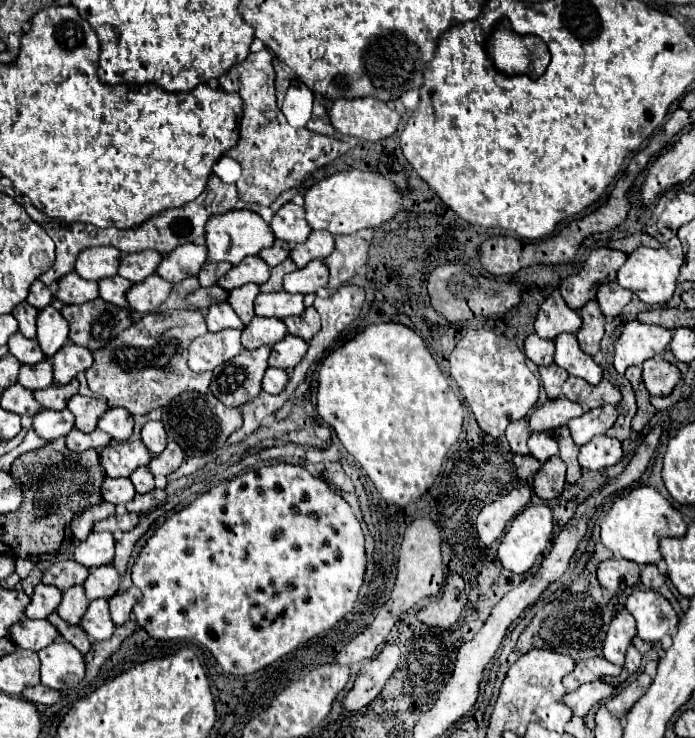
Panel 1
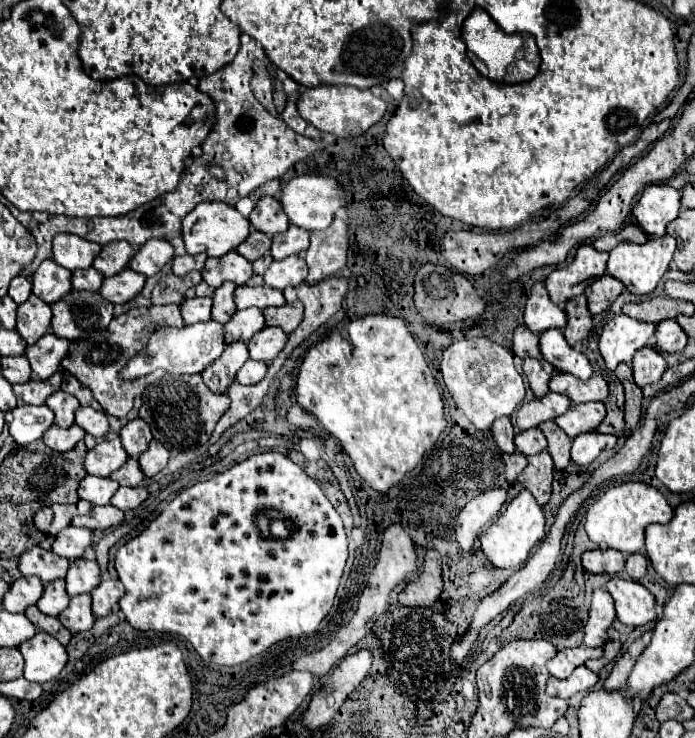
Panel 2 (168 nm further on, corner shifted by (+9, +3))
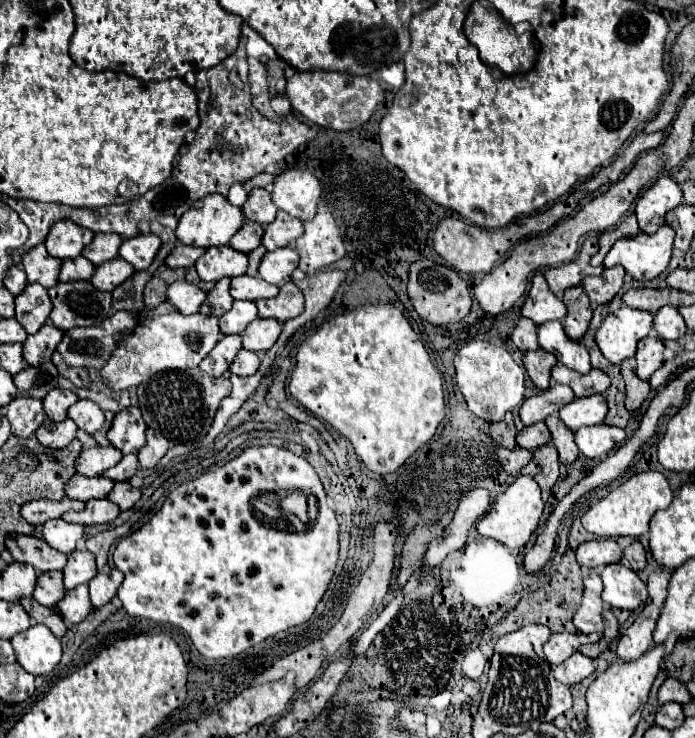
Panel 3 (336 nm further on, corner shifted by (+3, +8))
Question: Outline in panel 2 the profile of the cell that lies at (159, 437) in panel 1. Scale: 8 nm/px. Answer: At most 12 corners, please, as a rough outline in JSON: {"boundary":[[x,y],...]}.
{"boundary":[[143,419],[123,425],[119,437],[127,455],[139,457],[151,441]]}

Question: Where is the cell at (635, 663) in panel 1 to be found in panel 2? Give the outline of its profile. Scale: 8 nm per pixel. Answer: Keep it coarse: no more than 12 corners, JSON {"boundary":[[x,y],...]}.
{"boundary":[[609,627],[609,639],[603,647],[601,659],[599,661],[602,670],[605,665],[621,653],[621,639],[613,627]]}

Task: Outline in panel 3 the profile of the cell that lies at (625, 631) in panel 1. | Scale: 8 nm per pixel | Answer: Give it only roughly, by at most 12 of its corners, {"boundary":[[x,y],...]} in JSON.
{"boundary":[[585,570],[583,604],[573,624],[579,632],[603,632],[601,576]]}

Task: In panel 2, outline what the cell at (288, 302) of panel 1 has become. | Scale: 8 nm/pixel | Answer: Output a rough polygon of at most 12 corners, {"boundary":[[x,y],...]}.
{"boundary":[[239,285],[237,309],[283,305],[283,293],[271,287]]}

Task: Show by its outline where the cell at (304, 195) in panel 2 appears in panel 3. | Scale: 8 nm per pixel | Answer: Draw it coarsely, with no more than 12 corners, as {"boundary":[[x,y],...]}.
{"boundary":[[285,170],[271,196],[305,222],[317,214],[323,186],[307,170]]}

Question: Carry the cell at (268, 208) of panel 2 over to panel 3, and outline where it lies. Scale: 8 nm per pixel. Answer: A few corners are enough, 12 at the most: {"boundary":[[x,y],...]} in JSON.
{"boundary":[[255,188],[243,206],[245,218],[271,224],[279,208],[265,188]]}

